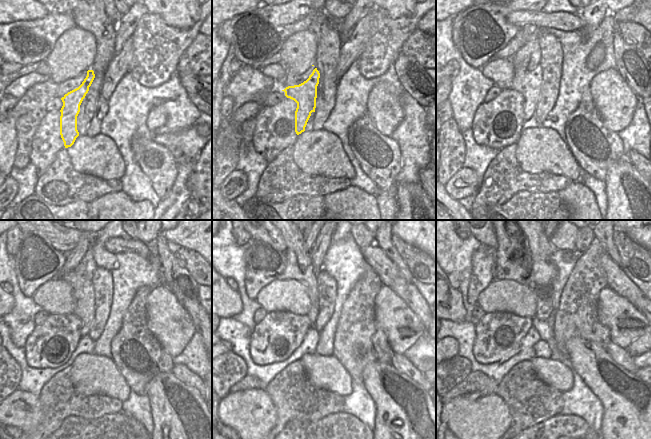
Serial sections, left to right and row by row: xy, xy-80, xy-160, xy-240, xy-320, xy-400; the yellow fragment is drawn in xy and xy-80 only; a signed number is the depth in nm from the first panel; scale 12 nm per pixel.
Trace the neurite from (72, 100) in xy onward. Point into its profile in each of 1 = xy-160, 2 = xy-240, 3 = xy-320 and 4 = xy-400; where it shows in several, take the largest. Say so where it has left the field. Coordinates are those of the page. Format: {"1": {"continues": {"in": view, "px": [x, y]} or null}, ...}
{"1": {"continues": {"in": "xy-160", "px": [527, 81]}}, "2": {"continues": {"in": "xy-240", "px": [82, 289]}}, "3": {"continues": {"in": "xy-320", "px": [298, 266]}}, "4": {"continues": {"in": "xy-400", "px": [507, 267]}}}

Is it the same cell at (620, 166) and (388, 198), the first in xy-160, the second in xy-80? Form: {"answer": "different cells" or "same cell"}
{"answer": "different cells"}

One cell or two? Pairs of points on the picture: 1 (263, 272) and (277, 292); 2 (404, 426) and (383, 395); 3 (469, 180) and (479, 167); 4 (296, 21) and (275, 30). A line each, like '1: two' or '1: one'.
1: two
2: one
3: two
4: one

